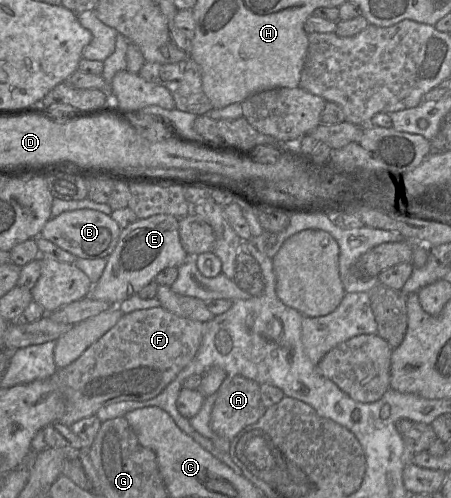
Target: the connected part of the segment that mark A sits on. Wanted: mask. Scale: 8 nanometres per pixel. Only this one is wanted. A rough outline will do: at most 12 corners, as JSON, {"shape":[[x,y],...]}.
{"shape":[[227,376],[211,428],[231,441],[265,413],[260,384]]}

